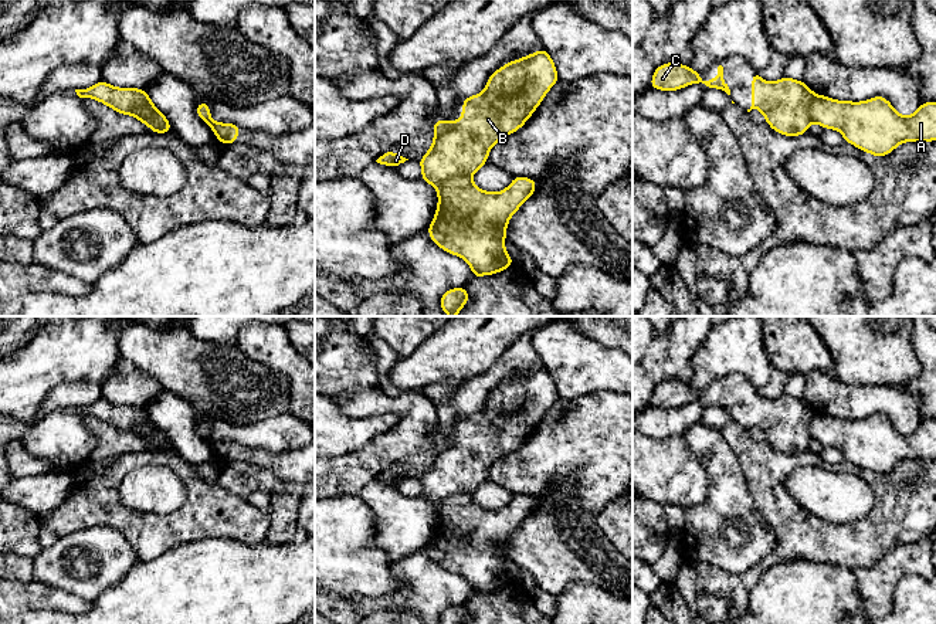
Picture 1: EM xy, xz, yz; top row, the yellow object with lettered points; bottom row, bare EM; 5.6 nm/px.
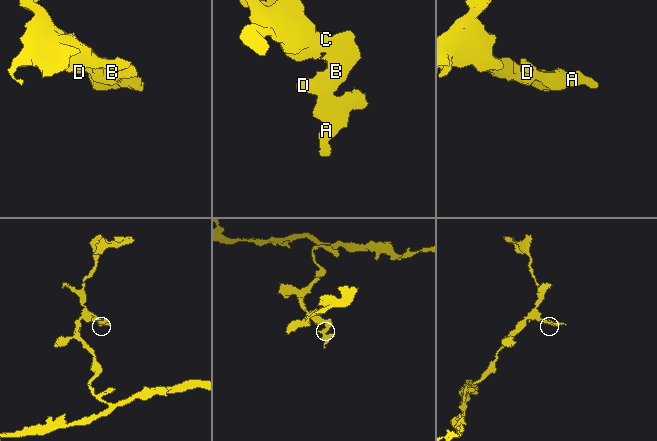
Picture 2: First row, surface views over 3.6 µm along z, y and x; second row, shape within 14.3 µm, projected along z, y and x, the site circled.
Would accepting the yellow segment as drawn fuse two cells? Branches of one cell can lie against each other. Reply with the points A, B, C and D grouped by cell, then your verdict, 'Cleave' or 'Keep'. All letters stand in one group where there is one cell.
Groups: A / B C D. Cleave

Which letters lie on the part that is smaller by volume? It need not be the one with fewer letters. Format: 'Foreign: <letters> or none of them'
Foreign: A

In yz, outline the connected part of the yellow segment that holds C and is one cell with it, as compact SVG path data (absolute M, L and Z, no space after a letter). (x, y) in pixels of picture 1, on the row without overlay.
M667 380L654 387L650 404L669 410L682 407L695 400L701 401L705 407L722 407L730 413L730 407L723 397L722 383L718 384L718 393L713 397L702 399L701 390L693 389L691 384L682 383L681 380Z

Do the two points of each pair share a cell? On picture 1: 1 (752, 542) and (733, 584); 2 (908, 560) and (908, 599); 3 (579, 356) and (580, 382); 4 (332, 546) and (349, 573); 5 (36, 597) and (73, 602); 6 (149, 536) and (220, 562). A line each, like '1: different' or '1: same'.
1: different
2: different
3: same
4: same
5: same
6: different

